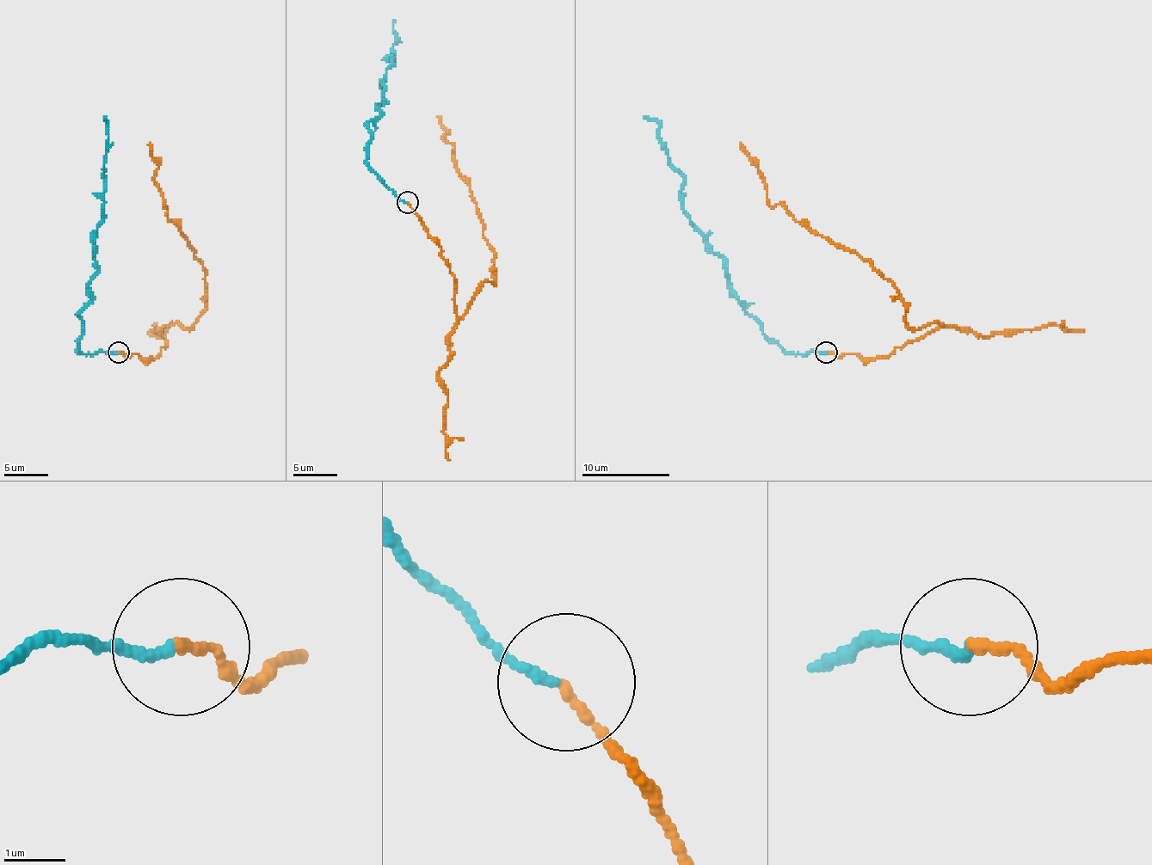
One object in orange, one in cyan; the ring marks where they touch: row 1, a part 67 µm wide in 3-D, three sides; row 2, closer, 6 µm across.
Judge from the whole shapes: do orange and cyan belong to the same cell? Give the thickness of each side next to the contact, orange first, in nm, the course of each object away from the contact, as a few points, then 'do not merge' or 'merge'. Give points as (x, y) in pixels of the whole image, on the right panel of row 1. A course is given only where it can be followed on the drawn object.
150/160 nm | orange via (826, 352), (884, 358), (940, 325), (912, 329), (899, 290), (875, 268), (771, 206), (741, 143) | cyan via (826, 352), (791, 353), (734, 297), (725, 261), (683, 208), (683, 175), (670, 162), (659, 125), (643, 116) | merge

